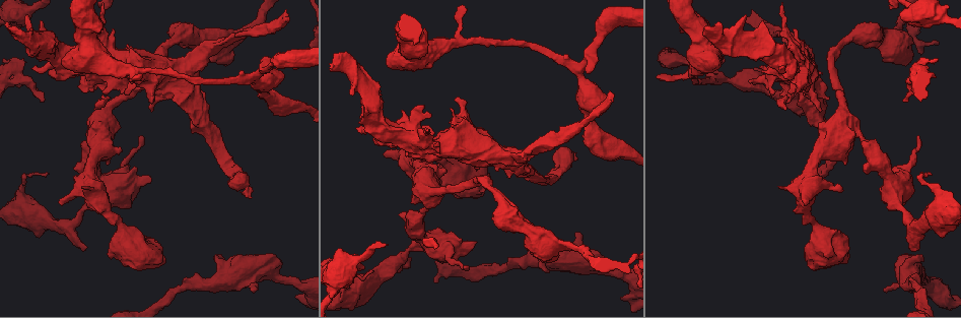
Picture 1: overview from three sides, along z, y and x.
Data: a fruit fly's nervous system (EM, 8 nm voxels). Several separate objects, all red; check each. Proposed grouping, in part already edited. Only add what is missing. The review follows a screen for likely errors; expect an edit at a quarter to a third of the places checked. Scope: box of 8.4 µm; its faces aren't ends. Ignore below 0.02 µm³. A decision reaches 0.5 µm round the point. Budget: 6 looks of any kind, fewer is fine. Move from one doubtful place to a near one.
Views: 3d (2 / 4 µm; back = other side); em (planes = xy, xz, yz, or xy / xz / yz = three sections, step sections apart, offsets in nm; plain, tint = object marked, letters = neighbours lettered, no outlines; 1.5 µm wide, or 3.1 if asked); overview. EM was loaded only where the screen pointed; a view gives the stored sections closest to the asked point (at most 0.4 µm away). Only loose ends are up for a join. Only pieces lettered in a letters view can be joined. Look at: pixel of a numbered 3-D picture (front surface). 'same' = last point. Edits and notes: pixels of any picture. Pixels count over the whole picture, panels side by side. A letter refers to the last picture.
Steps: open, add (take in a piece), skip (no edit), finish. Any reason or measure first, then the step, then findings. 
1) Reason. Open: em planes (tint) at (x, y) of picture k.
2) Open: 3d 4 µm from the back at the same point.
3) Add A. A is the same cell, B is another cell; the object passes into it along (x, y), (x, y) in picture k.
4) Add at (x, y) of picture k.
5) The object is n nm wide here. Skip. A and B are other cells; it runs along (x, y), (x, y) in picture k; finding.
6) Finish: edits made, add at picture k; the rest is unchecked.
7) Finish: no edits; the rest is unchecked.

Stops while still wide. Open: 3d 2 µm at (703, 30) of picture 1.

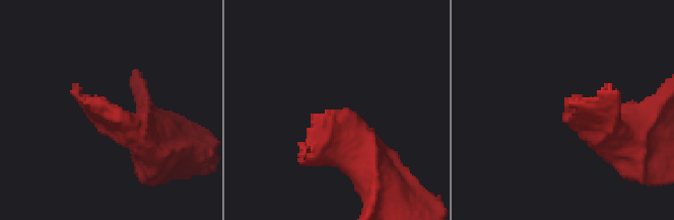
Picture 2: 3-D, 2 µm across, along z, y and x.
Shape alone is not enough. Open: em planes (letters) at (566, 110) of picture 2.

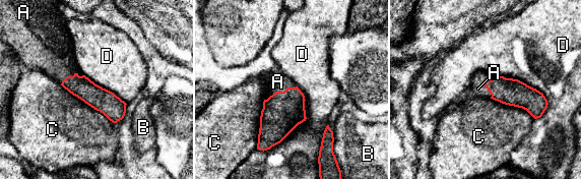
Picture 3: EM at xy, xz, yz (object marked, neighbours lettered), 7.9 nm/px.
Add A. A is the same cell, B, C and D are other cells; it goes on there.

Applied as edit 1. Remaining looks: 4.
See it whole again. Open: overview.

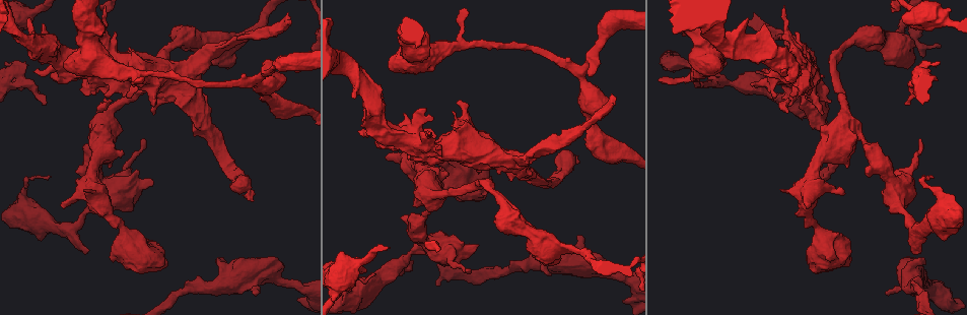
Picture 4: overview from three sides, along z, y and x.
Open: em planes (letters) at (291, 21) of picture 4.

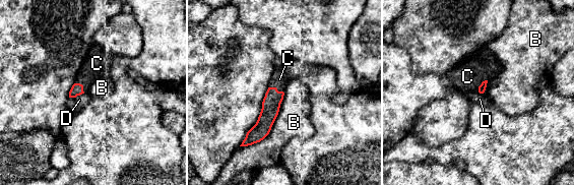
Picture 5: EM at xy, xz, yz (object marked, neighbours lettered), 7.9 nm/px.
Add C. C is the same cell, B and D are other cells; the object passes into it along (271, 103), (276, 88), (279, 79) in picture 5; it goes on there.

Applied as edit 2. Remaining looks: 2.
Finish: edits made, add at picture 3, add at picture 5; the rest is unchecked.

